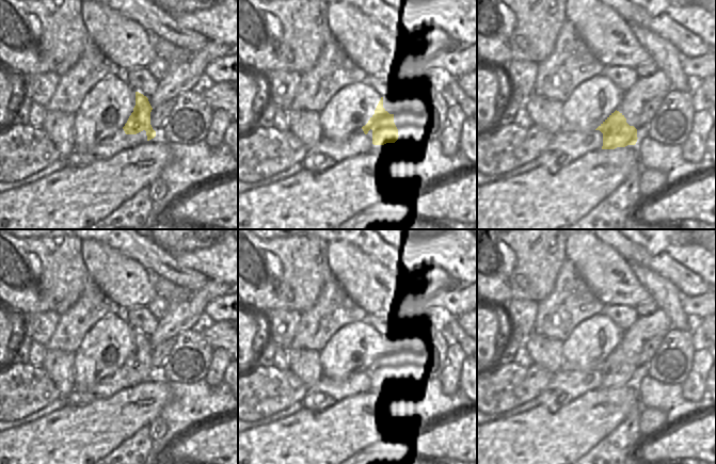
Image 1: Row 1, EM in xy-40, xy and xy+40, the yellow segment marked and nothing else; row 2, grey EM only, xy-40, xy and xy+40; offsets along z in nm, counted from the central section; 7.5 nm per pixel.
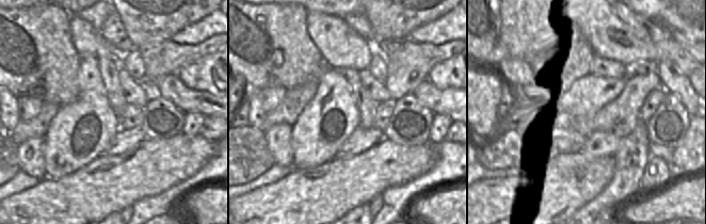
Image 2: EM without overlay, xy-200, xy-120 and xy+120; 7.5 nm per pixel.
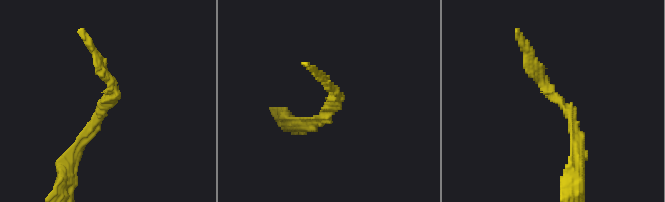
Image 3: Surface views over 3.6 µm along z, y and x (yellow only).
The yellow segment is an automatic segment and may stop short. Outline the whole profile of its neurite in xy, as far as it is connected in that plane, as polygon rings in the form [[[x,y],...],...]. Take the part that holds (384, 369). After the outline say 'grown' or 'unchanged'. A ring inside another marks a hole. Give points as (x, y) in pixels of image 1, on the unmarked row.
[[[381,336],[375,353],[368,362],[362,366],[365,373],[372,369],[372,383],[384,384],[386,382],[395,382],[398,379],[398,368],[394,362],[394,353],[389,353],[383,347],[383,336]]] | unchanged

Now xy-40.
[[[136,331],[136,345],[127,362],[123,366],[126,373],[137,373],[143,369],[146,370],[147,380],[156,375],[156,370],[150,364],[150,351],[153,347],[148,337],[143,333]]] | unchanged

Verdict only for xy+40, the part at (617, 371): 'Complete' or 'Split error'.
Complete

